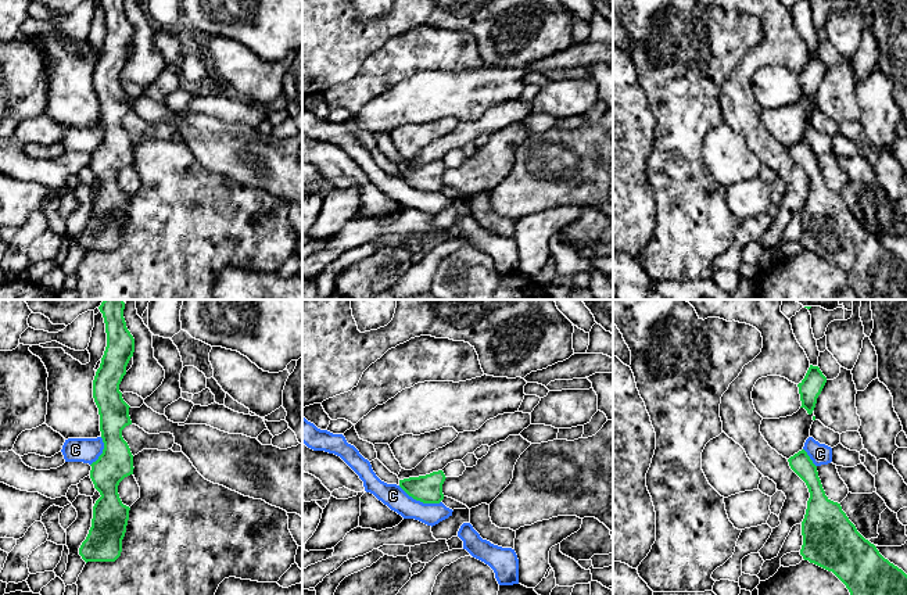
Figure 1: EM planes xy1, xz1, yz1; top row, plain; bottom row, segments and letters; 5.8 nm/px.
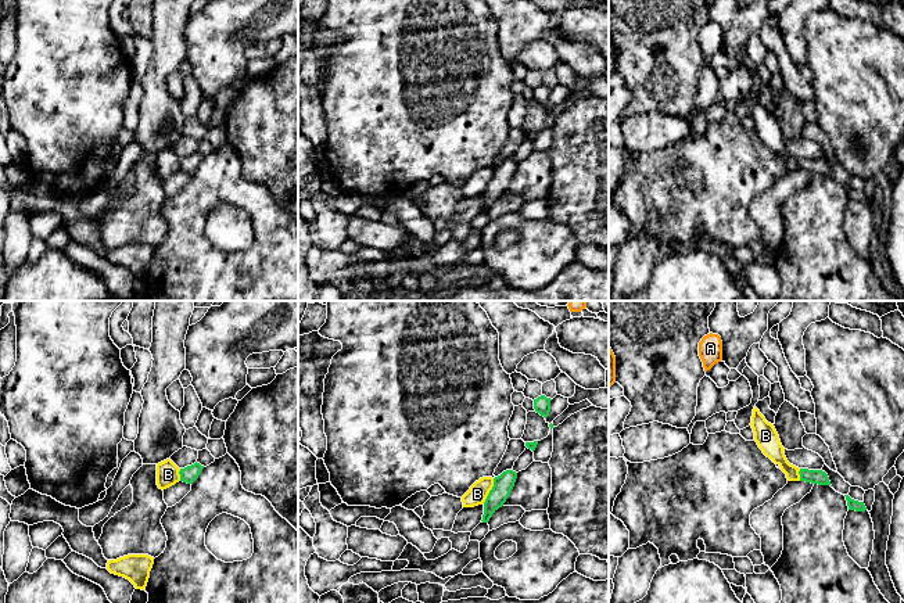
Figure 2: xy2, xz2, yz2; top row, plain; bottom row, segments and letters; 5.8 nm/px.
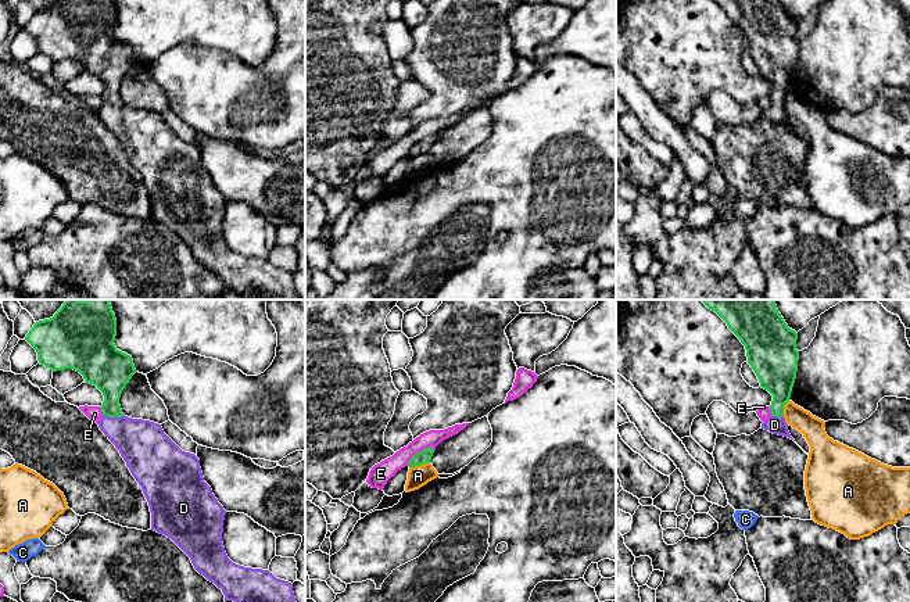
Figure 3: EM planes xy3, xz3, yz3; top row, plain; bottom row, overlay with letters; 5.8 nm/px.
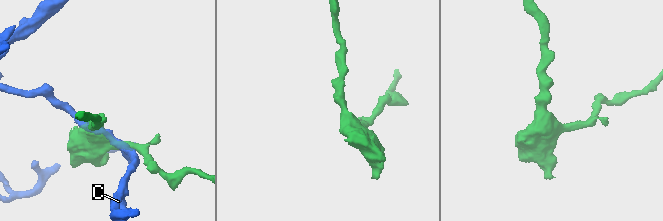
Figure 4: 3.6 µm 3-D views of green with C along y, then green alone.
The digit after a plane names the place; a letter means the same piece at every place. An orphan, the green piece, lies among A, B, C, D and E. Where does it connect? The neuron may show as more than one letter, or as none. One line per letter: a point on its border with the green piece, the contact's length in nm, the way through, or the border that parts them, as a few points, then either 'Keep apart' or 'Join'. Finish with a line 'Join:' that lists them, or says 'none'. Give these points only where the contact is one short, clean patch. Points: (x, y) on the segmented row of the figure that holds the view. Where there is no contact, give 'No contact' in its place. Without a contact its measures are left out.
A: Touches green at xz3 (419, 465). Shared border 120 nm. Keep apart
B: Touches green at xz2 (490, 491). Shared border 160 nm. Boundary: xz2 (494, 478), (494, 485), (483, 502). Keep apart
C: Touches green at xz1 (419, 499). Shared border 260 nm. Boundary: xz1 (398, 486), (416, 499), (440, 502). Keep apart
D: Touches green at xy3 (113, 416). Shared border 120 nm. Path across: xy3 (110, 373), (113, 416), (143, 444). Join
E: Touches green at xz3 (418, 452). Shared border 190 nm. Keep apart
Join: D

